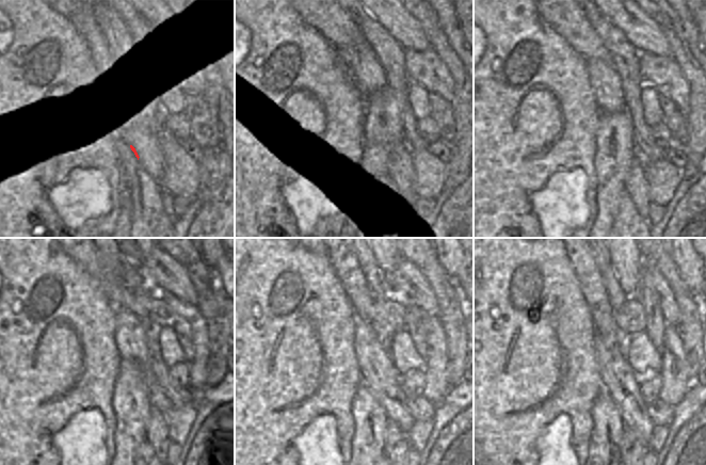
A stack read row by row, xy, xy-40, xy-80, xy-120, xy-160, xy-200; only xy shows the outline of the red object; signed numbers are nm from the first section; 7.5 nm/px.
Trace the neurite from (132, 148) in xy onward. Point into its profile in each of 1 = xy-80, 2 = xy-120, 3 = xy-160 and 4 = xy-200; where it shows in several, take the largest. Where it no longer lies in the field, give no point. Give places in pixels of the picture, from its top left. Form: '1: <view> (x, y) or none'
1: xy-80 (611, 169)
2: xy-120 (132, 410)
3: xy-160 (371, 421)
4: xy-200 (605, 452)

